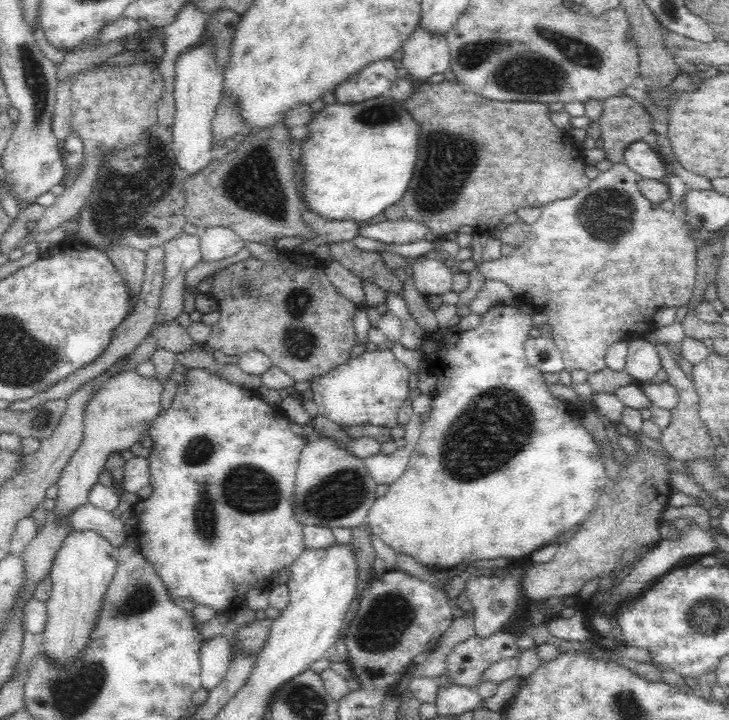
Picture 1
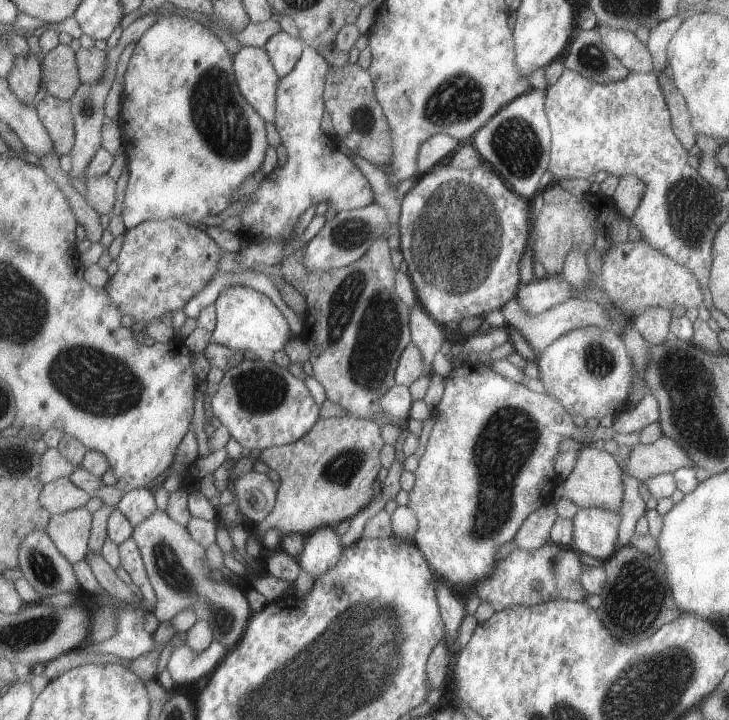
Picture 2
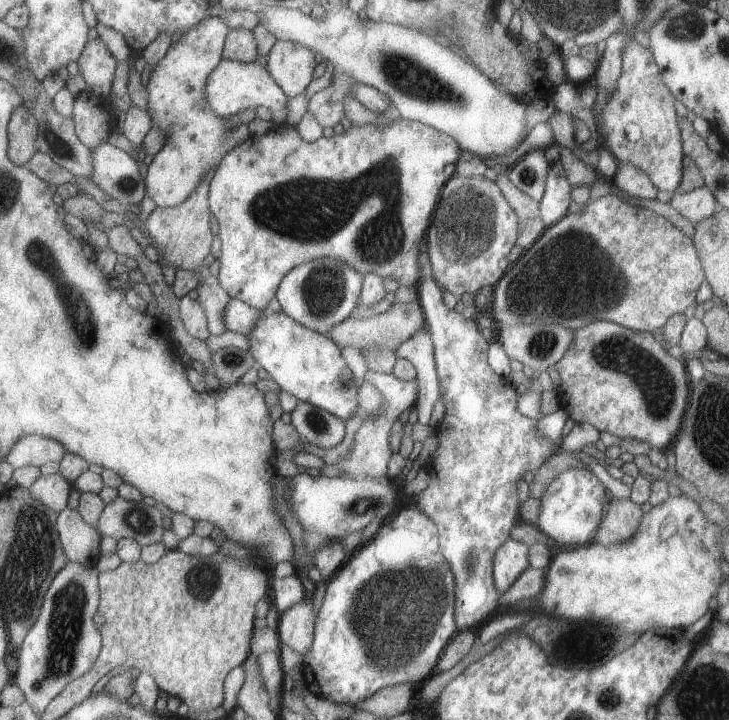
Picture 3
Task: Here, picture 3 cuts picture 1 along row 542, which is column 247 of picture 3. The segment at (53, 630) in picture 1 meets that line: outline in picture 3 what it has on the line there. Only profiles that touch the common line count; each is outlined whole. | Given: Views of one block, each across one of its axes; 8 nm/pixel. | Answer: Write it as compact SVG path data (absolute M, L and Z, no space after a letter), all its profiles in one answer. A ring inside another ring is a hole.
M223 58L220 64L208 75L205 95L209 107L222 118L227 119L248 109L265 106L268 110L271 110L271 120L274 125L286 122L286 102L290 98L276 84L267 67L261 65L258 60L245 63Z

